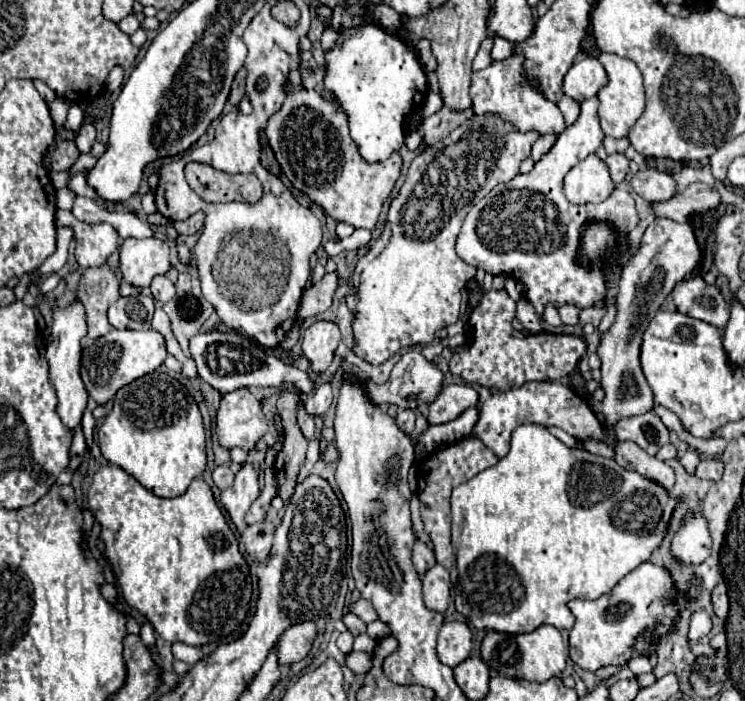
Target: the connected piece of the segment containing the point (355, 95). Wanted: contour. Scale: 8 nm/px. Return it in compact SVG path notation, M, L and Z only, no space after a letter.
M363 24L341 32L337 46L325 54L325 68L325 88L331 90L337 102L343 106L343 110L347 110L351 138L357 142L361 156L367 162L379 162L383 158L389 158L393 150L399 150L405 140L403 118L427 96L425 70L419 64L415 50L409 44L401 42L397 34L391 34L375 24Z

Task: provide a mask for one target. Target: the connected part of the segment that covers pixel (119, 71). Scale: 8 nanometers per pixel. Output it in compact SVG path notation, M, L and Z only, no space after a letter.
M115 66L107 77L105 87L108 92L113 92L124 83L124 70L120 66Z

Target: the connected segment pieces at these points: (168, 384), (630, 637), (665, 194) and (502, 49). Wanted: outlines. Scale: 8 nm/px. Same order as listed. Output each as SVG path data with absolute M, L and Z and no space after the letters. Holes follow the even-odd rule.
M151 372L137 378L135 382L123 386L113 402L113 410L107 414L97 432L101 454L115 466L131 474L141 486L161 498L177 498L187 492L193 478L203 474L207 456L205 456L205 428L197 402L189 390L173 376L165 372Z
M645 562L629 572L609 594L603 594L597 600L571 600L569 610L577 620L569 632L569 658L583 670L591 672L609 664L627 664L635 656L631 646L635 638L645 632L645 628L653 626L657 636L663 636L671 630L671 624L679 612L677 600L679 592L671 572L651 562ZM663 596L669 596L673 602L663 604Z
M653 168L639 170L631 180L633 190L643 196L647 202L665 202L675 194L675 180L669 174L657 172Z
M493 38L493 48L491 48L491 62L499 62L509 58L513 50L513 44L507 42L505 38Z

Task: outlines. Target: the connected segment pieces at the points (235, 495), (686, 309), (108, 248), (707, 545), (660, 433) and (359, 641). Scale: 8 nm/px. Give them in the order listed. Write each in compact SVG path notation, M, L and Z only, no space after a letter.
M251 462L241 464L239 472L235 474L233 488L227 488L221 492L221 504L227 510L229 518L233 520L233 524L237 526L239 532L243 532L247 528L245 514L247 514L251 502L259 494L261 494L261 486L259 486L259 476L257 476L255 466Z
M691 276L679 282L673 290L673 300L679 312L713 324L717 328L725 328L729 322L729 306L723 300L717 286L705 284L701 276Z
M57 210L55 224L57 228L73 228L77 240L75 256L81 268L101 266L119 248L119 234L111 224L79 222L69 210Z
M689 512L683 518L681 528L671 540L671 556L681 566L699 566L709 558L711 552L711 534L705 516Z
M653 412L619 420L615 426L615 434L619 440L635 442L651 456L655 456L657 450L669 442L667 426Z
M361 634L361 636L357 636L357 638L355 638L355 646L353 646L353 650L373 654L373 652L375 652L375 648L377 648L377 642L375 642L375 640L371 640L367 634Z

